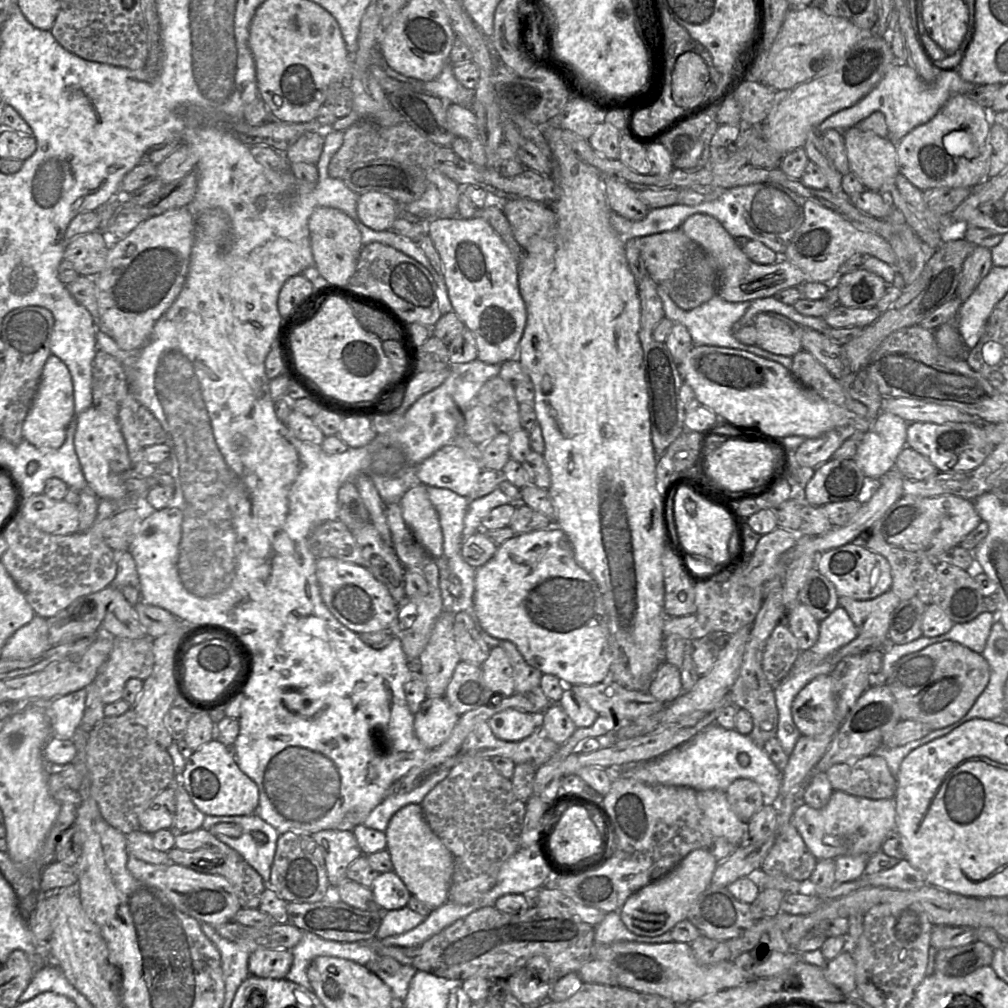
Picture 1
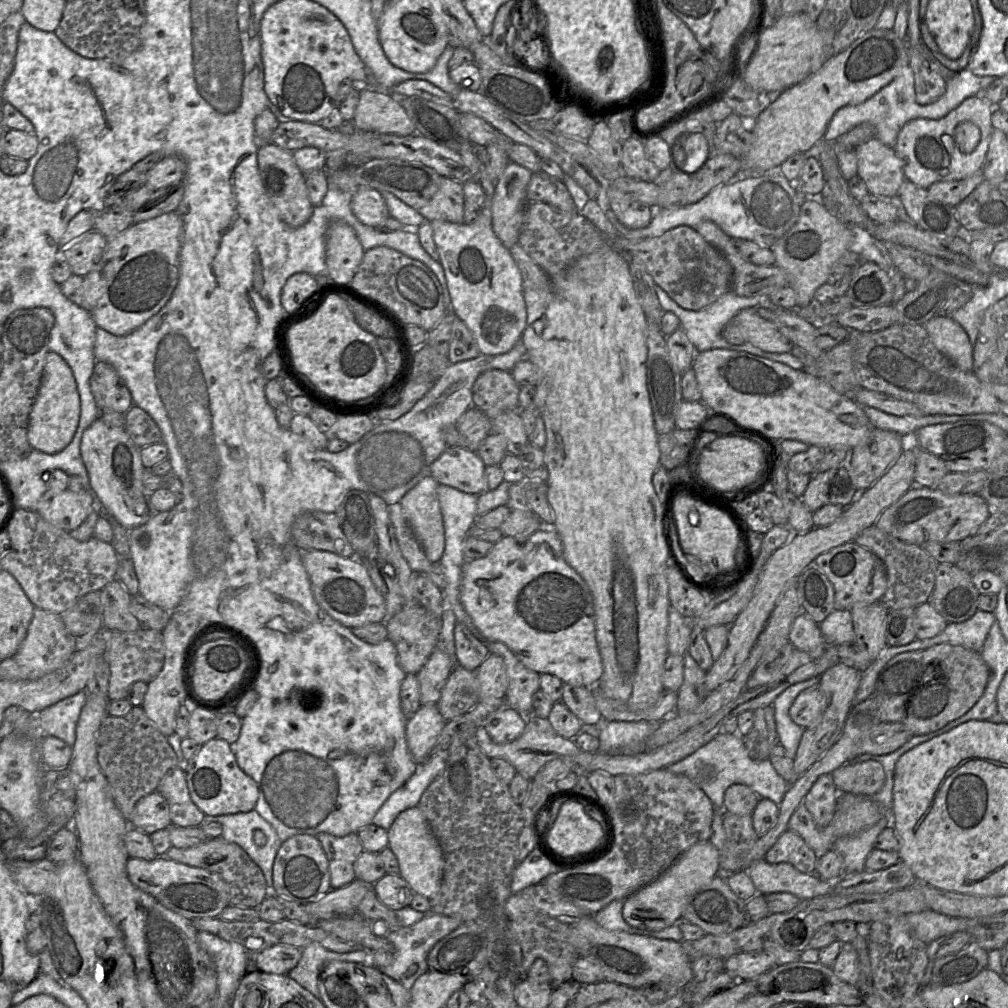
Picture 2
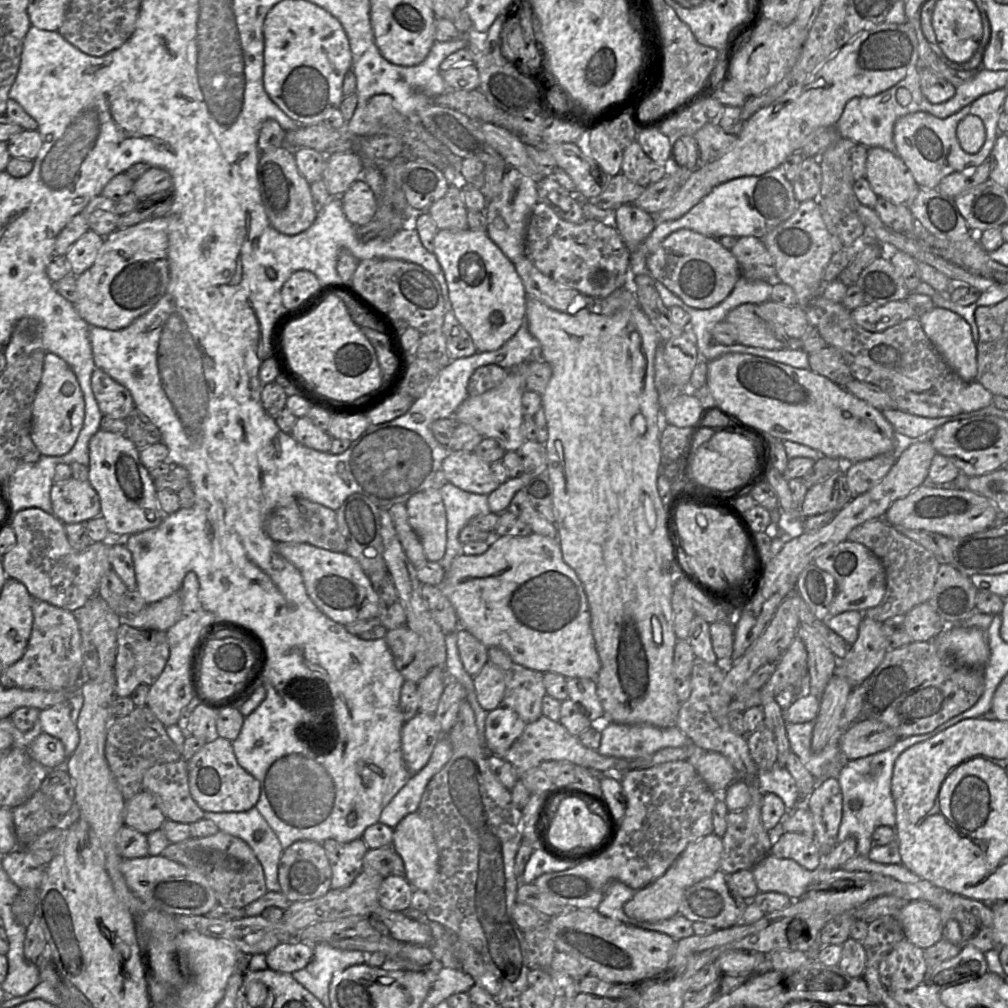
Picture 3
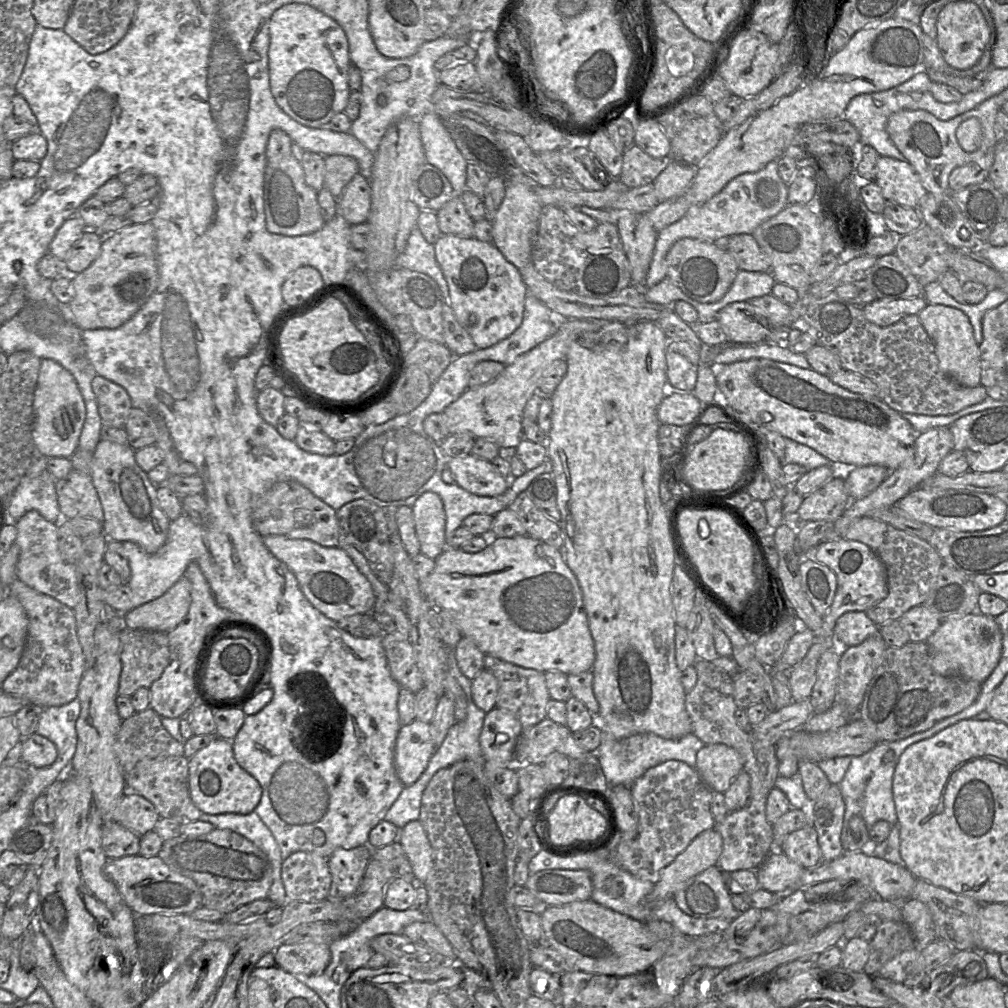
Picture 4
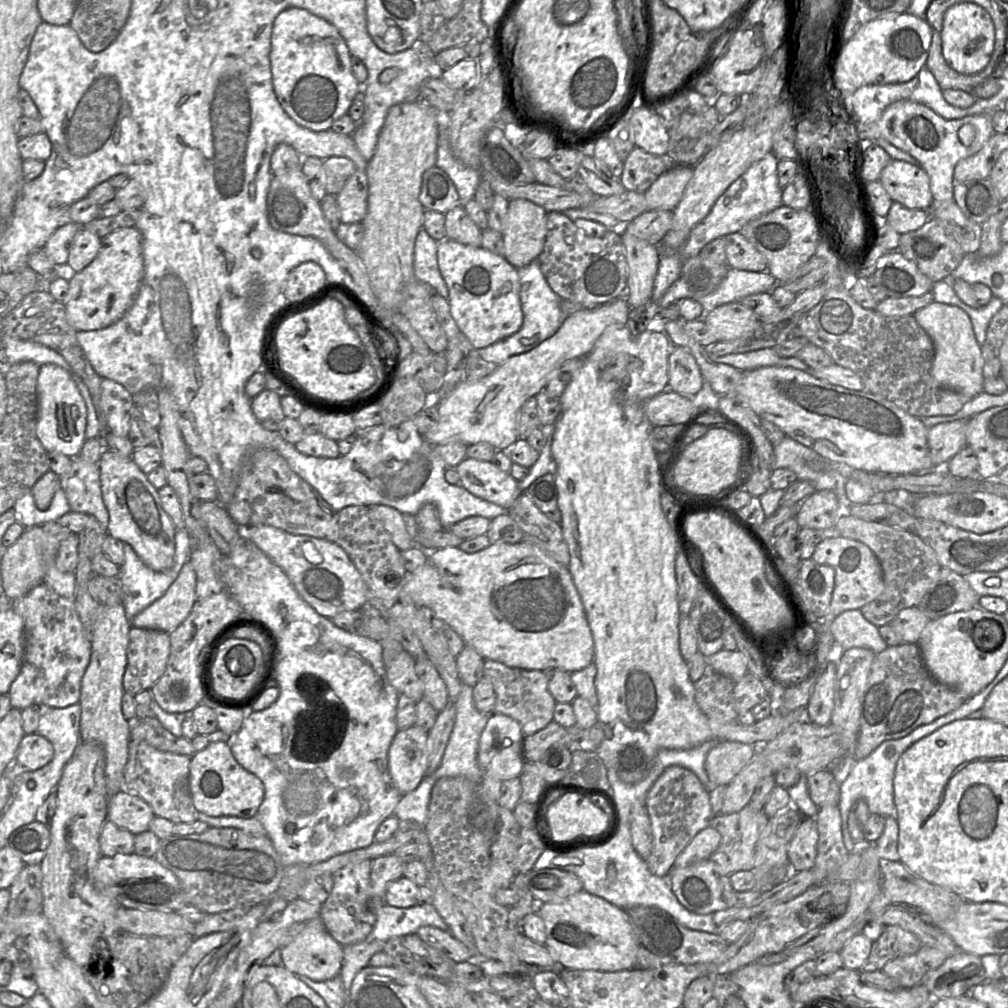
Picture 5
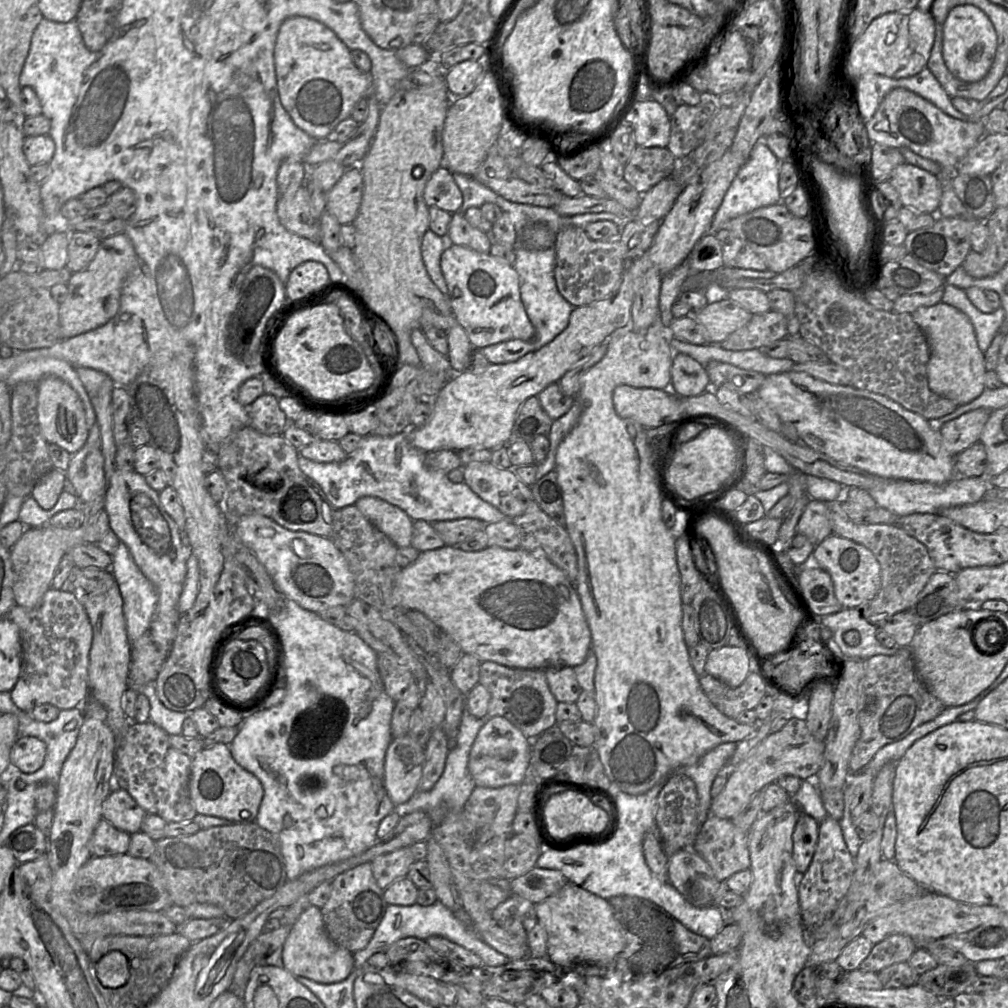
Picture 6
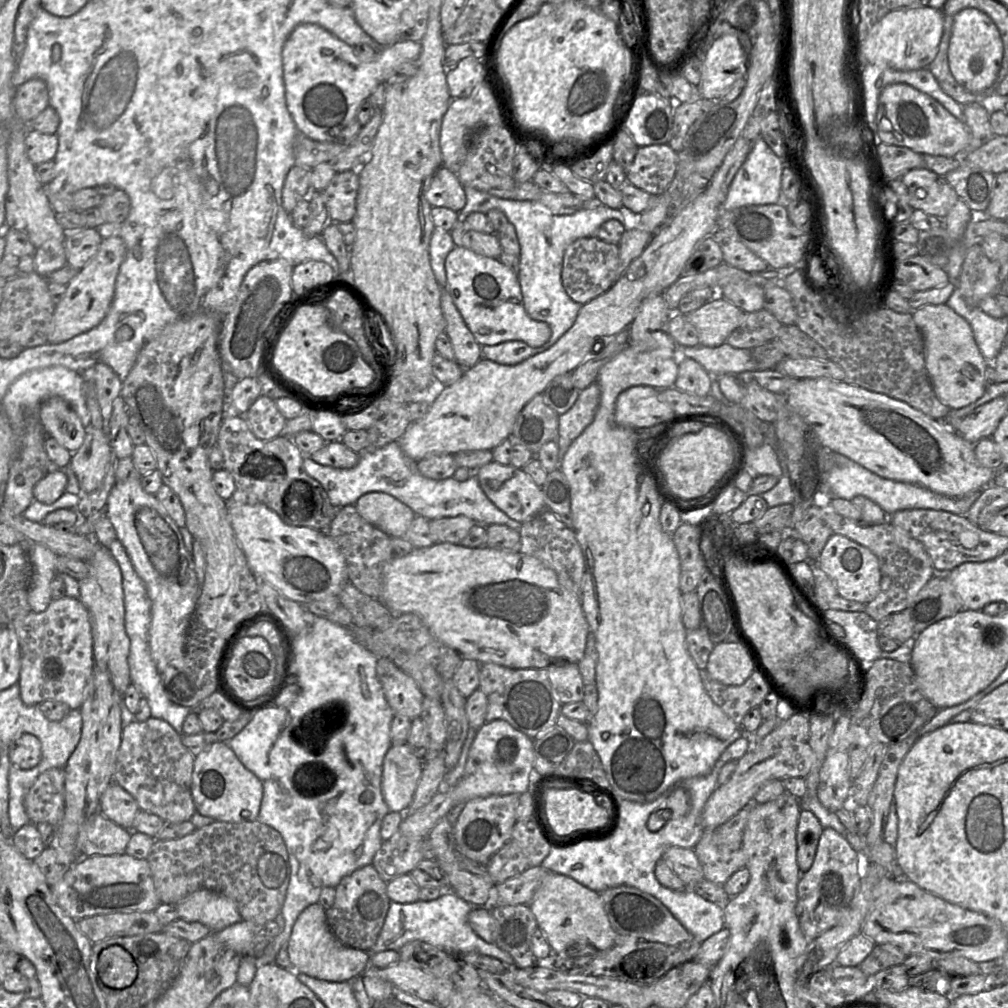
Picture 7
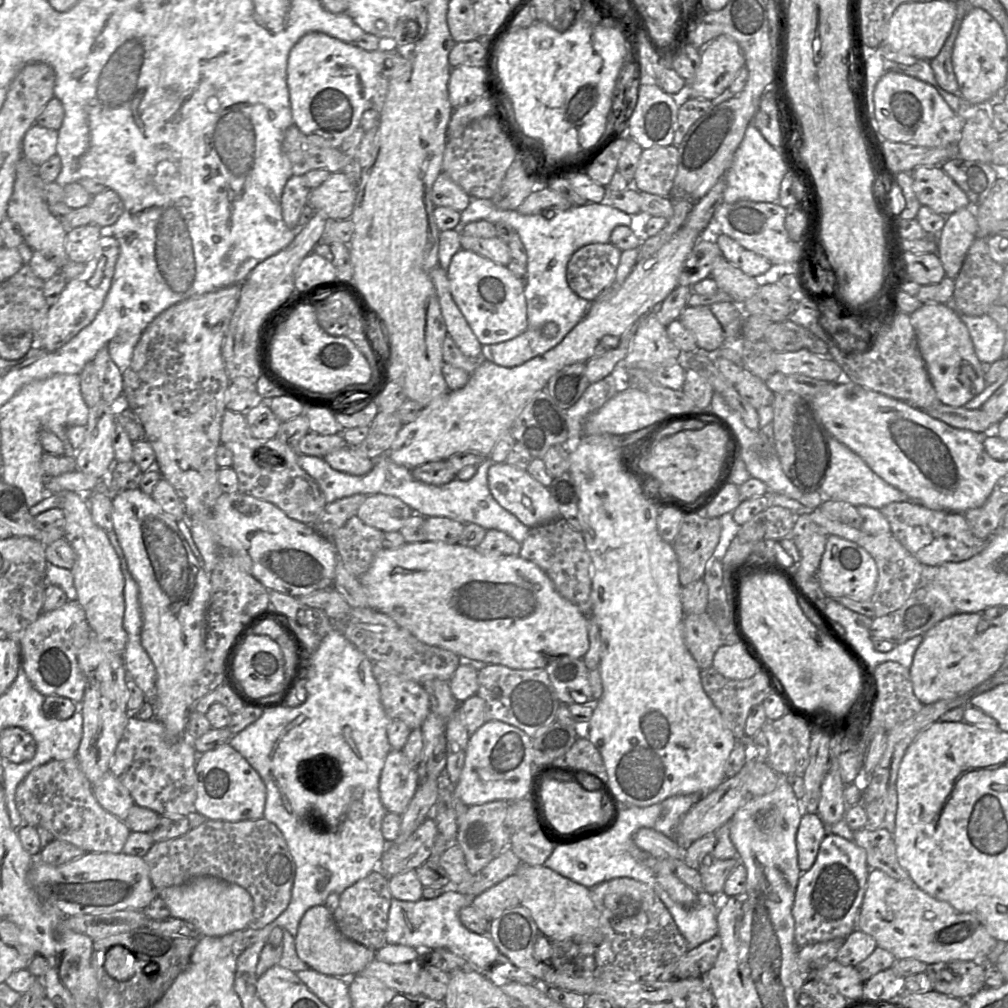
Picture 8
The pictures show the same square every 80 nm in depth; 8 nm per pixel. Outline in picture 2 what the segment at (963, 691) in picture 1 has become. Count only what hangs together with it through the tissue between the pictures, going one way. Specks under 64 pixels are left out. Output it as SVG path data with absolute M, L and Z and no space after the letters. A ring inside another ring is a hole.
M947 643L924 650L903 652L890 659L881 669L870 697L876 700L881 722L900 722L916 735L934 732L964 715L984 693L990 669L977 651Z

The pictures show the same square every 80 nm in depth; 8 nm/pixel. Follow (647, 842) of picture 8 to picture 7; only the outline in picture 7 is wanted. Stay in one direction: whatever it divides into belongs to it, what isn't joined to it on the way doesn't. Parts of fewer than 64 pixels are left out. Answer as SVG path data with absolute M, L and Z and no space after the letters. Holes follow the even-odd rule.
M669 847L662 858L669 863L687 889L704 878L702 866L691 848Z

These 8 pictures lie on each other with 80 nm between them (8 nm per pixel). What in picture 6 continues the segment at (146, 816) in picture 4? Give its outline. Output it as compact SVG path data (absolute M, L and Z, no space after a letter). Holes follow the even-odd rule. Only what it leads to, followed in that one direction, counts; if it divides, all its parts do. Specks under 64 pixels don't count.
M113 788L102 805L102 817L116 828L134 834L148 813L124 789Z

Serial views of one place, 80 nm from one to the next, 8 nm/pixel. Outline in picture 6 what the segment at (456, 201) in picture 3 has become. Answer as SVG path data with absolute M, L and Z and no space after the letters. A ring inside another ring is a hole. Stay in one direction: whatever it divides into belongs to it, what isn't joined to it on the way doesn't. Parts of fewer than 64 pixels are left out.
M460 212L452 214L447 231L448 239L481 253L489 253L492 244L490 232L485 233L473 227Z

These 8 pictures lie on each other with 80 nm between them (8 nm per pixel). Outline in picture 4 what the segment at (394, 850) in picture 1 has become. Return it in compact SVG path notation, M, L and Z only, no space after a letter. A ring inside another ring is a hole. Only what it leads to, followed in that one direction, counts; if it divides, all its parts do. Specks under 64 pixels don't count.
M420 820L407 823L400 829L398 841L401 843L417 884L426 882L433 867L433 849Z

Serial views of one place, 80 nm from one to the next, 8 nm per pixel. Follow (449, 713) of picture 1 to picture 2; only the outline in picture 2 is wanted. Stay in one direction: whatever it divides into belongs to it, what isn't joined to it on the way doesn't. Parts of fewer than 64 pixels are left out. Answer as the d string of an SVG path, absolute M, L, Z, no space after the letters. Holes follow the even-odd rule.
M422 704L407 721L406 741L408 750L417 762L423 763L438 742L447 721L437 704Z

